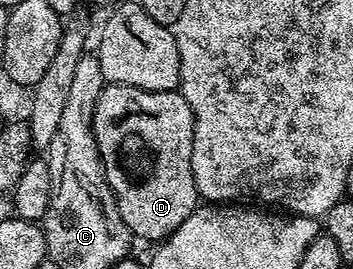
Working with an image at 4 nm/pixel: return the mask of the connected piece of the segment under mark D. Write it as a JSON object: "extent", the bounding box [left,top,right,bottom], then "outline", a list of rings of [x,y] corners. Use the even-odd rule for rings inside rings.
{"extent":[93,85,199,244],"outline":[[[106,85],[105,91],[99,96],[93,131],[97,147],[101,153],[101,162],[105,165],[105,179],[113,189],[113,195],[119,208],[119,216],[123,216],[123,224],[133,233],[134,239],[146,238],[152,244],[160,243],[191,216],[199,205],[199,195],[195,188],[195,176],[191,168],[191,148],[193,147],[193,113],[191,104],[177,90],[167,92],[151,92],[143,88],[130,86]],[[146,150],[153,161],[149,175],[142,182],[133,186],[133,173],[141,174],[145,170],[145,158],[141,153]]]}

